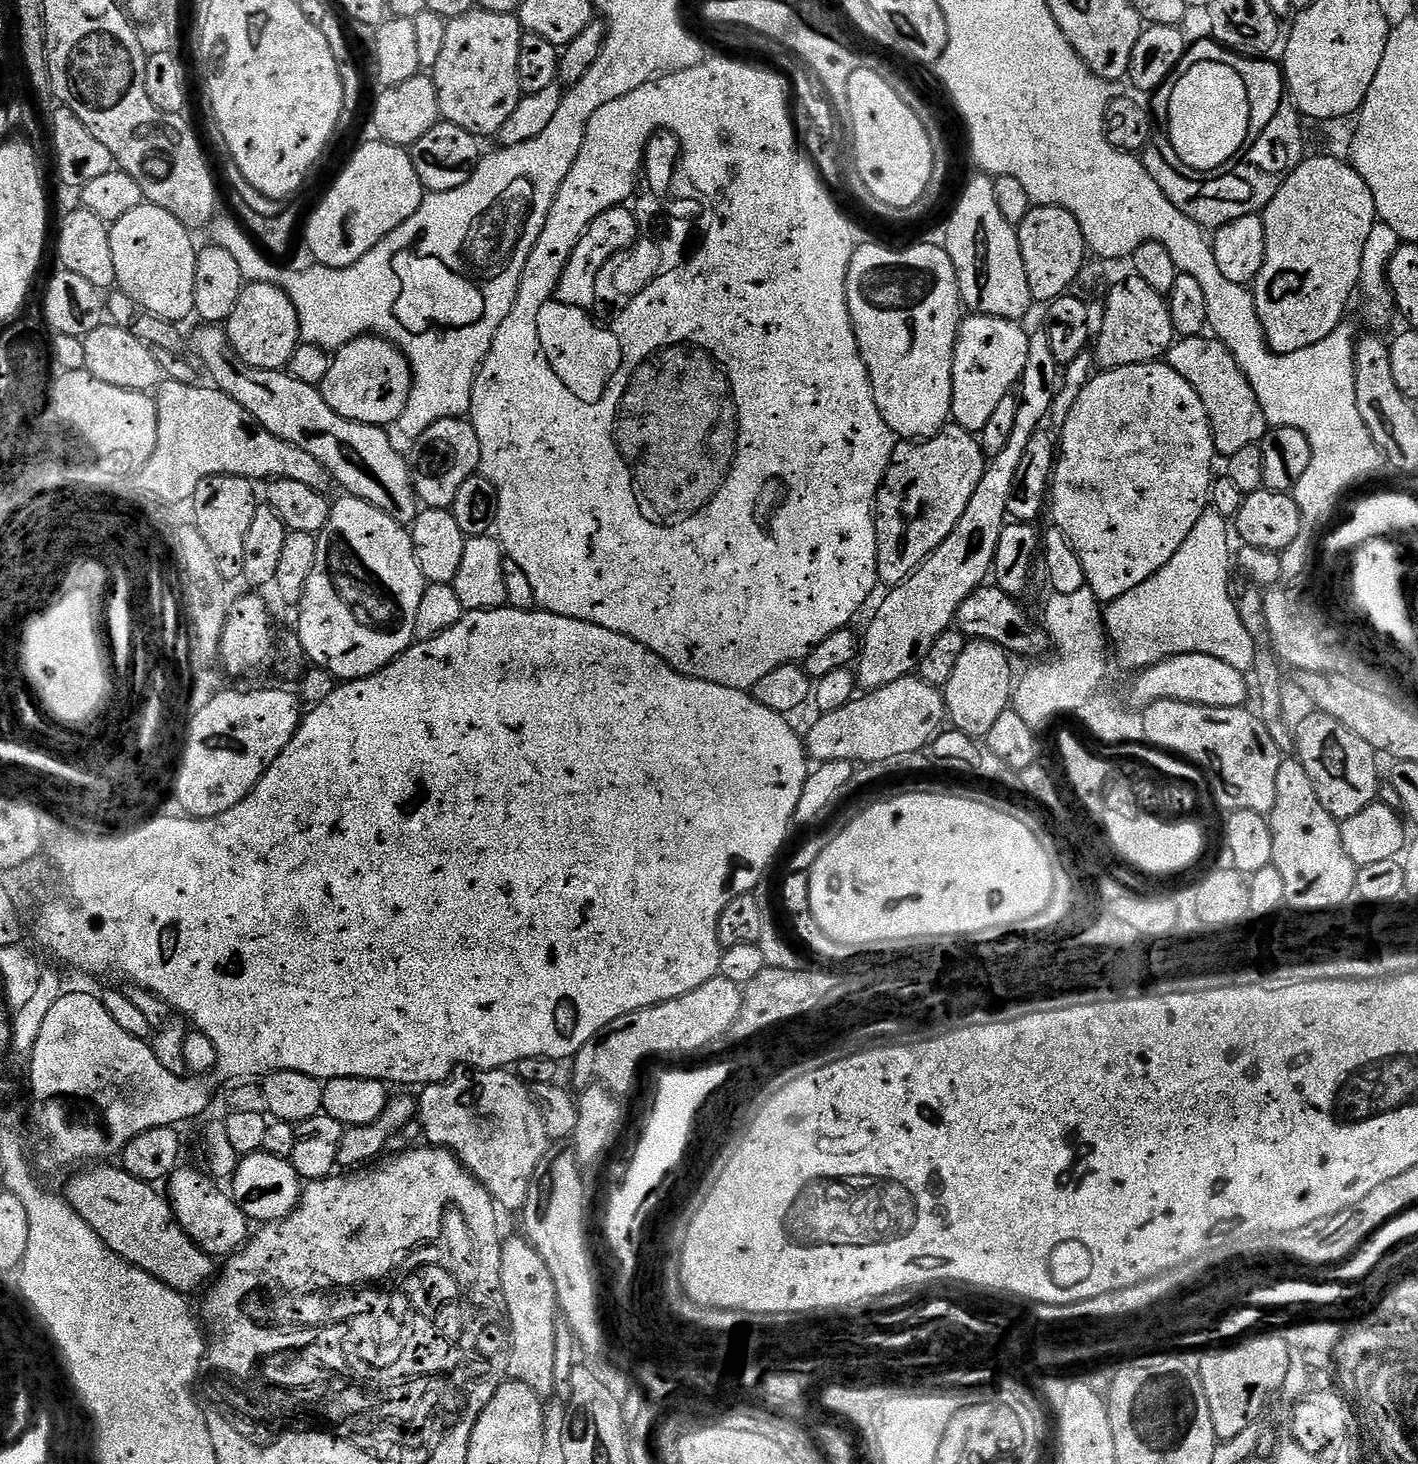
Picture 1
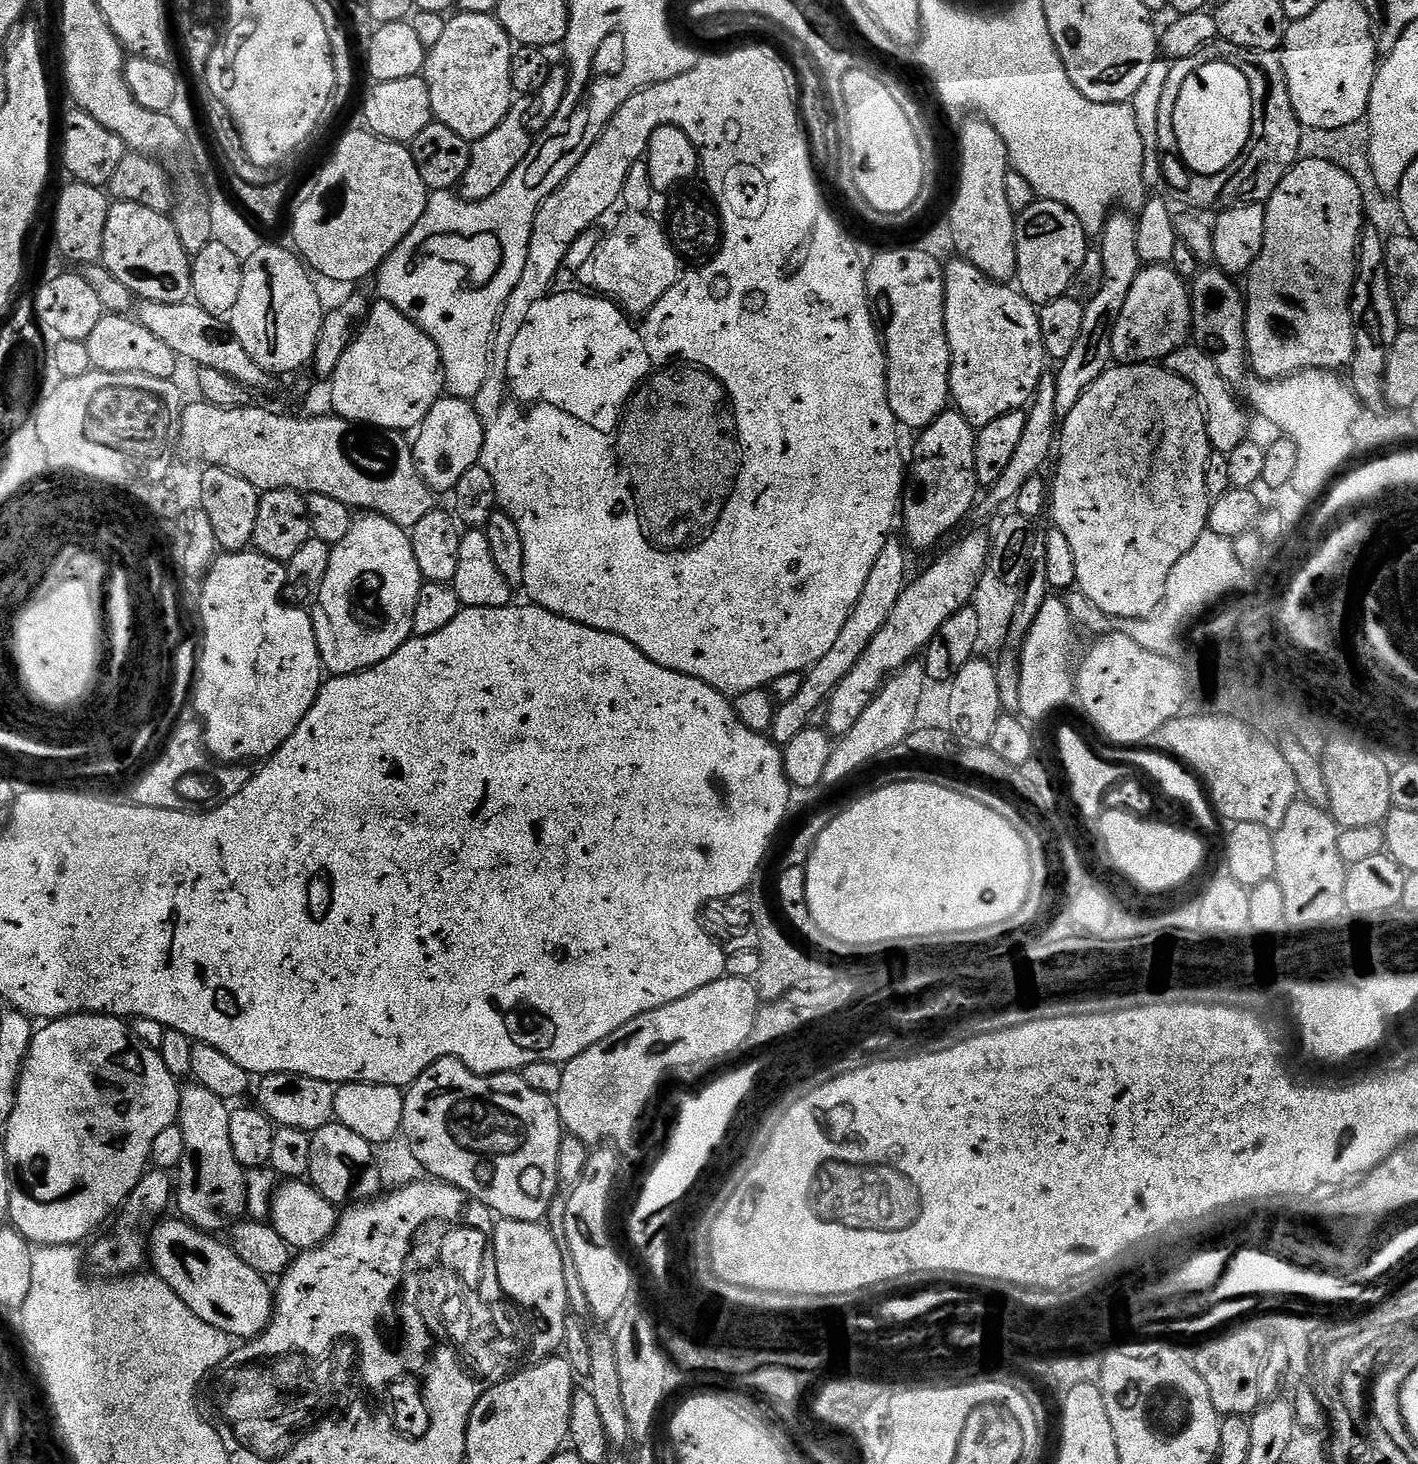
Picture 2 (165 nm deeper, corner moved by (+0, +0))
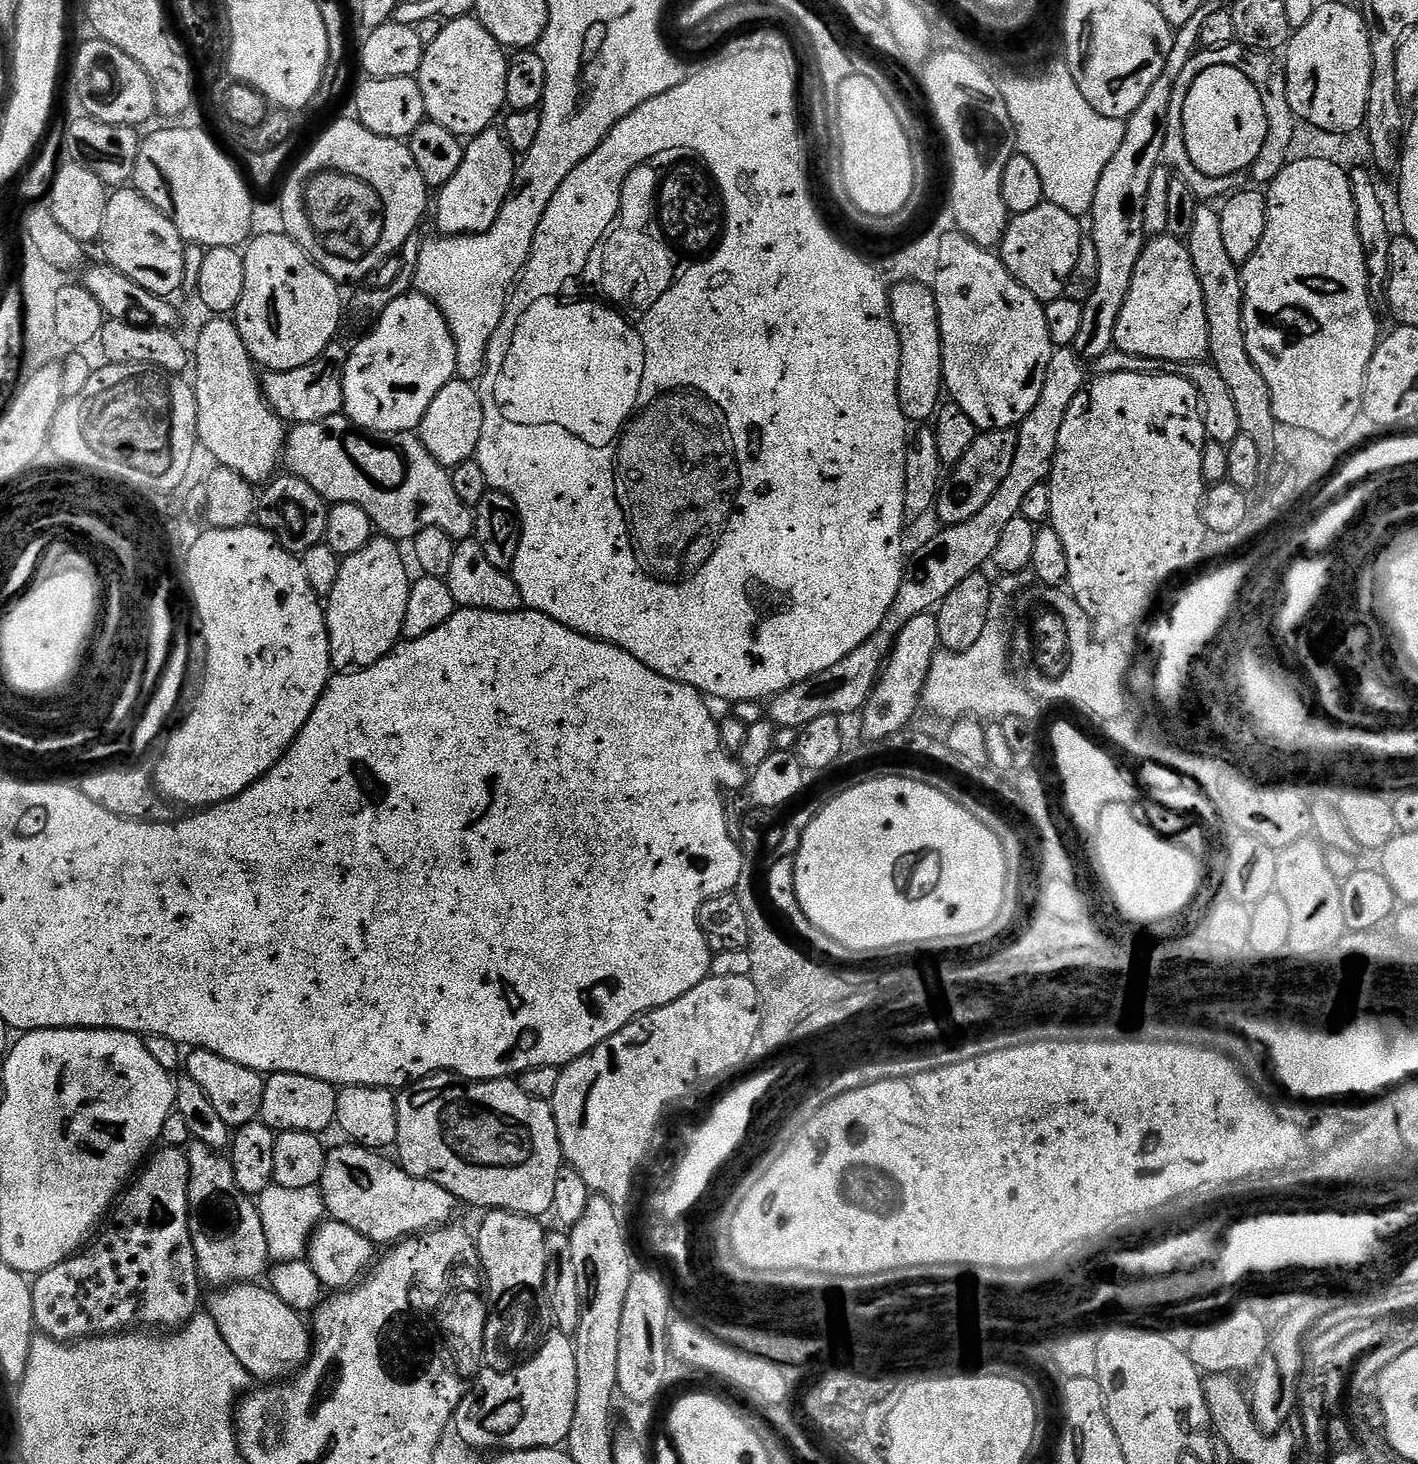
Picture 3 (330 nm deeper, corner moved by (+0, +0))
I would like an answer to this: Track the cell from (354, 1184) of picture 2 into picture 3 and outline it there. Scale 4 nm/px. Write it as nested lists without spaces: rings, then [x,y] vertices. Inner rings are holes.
[[[343,1143],[325,1155],[322,1178],[318,1185],[324,1193],[324,1207],[331,1219],[350,1226],[350,1230],[358,1230],[358,1234],[362,1234],[377,1246],[392,1246],[453,1223],[452,1215],[455,1214],[456,1208],[458,1209],[458,1201],[455,1196],[442,1190],[442,1186],[429,1180],[414,1178],[406,1169],[401,1168],[395,1159],[387,1160],[384,1157],[387,1155],[379,1151],[364,1148],[360,1144]]]

